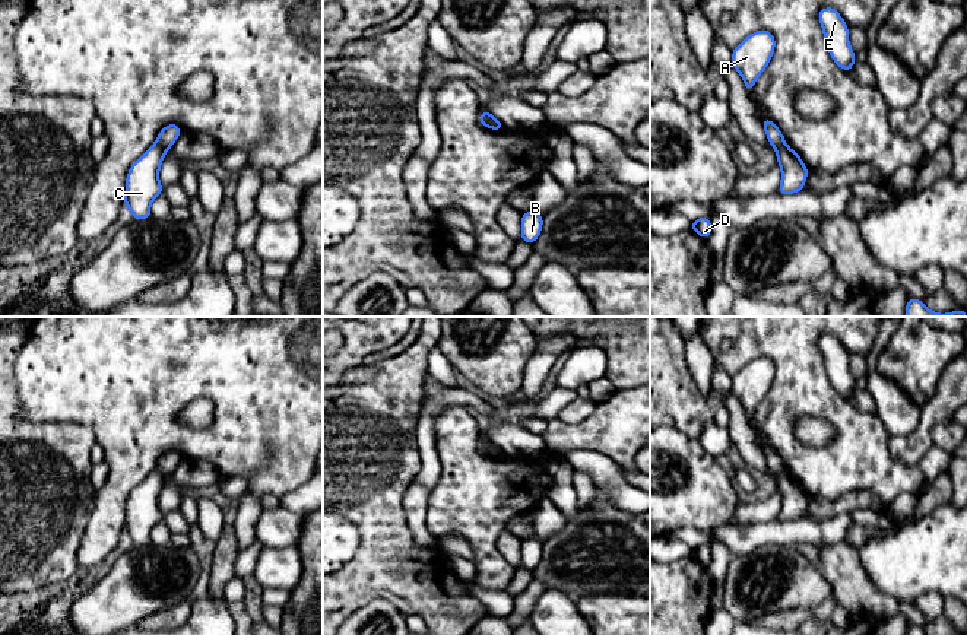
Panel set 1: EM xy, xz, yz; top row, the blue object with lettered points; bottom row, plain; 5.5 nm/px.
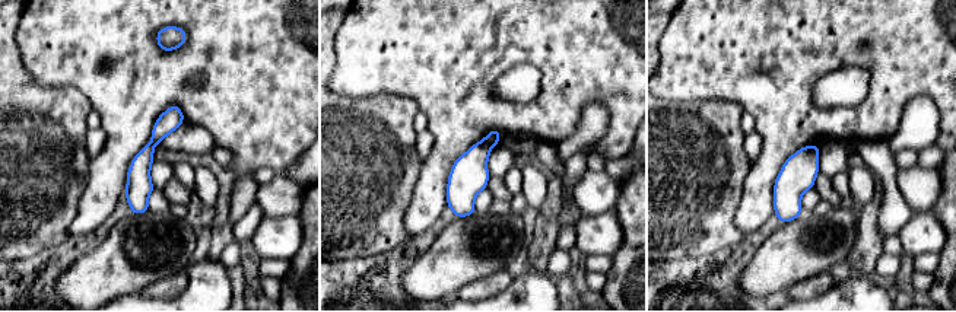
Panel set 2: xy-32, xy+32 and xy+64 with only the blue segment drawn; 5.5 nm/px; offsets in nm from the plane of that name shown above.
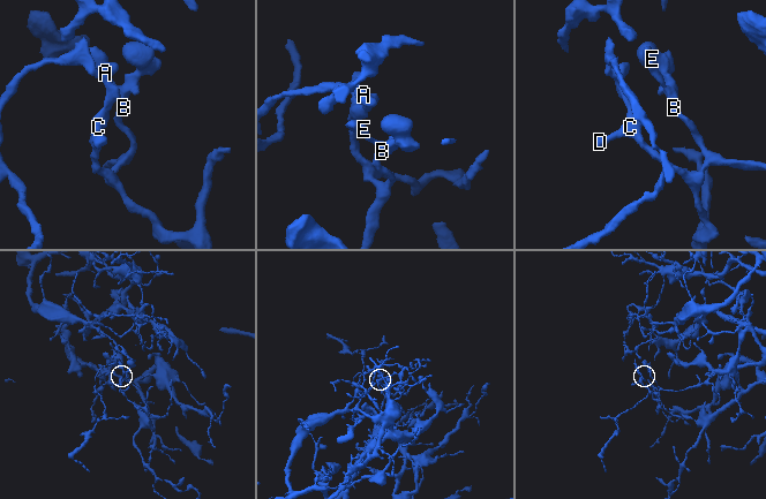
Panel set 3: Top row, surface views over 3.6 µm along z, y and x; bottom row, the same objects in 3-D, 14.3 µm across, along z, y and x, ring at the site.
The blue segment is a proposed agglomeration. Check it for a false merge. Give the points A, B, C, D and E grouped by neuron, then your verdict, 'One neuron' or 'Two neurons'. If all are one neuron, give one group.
Groups: A / B C D E. Two neurons

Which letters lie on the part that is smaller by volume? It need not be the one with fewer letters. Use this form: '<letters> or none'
A

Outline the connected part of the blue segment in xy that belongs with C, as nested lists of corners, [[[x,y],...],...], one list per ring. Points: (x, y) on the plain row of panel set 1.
[[[155,469],[127,499],[124,533],[131,539],[134,547],[150,544],[152,528],[164,521],[159,495],[165,480],[167,477]]]

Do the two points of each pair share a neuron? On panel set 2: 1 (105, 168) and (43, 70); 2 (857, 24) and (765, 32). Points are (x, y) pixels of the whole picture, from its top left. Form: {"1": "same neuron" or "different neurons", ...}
{"1": "same neuron", "2": "same neuron"}

